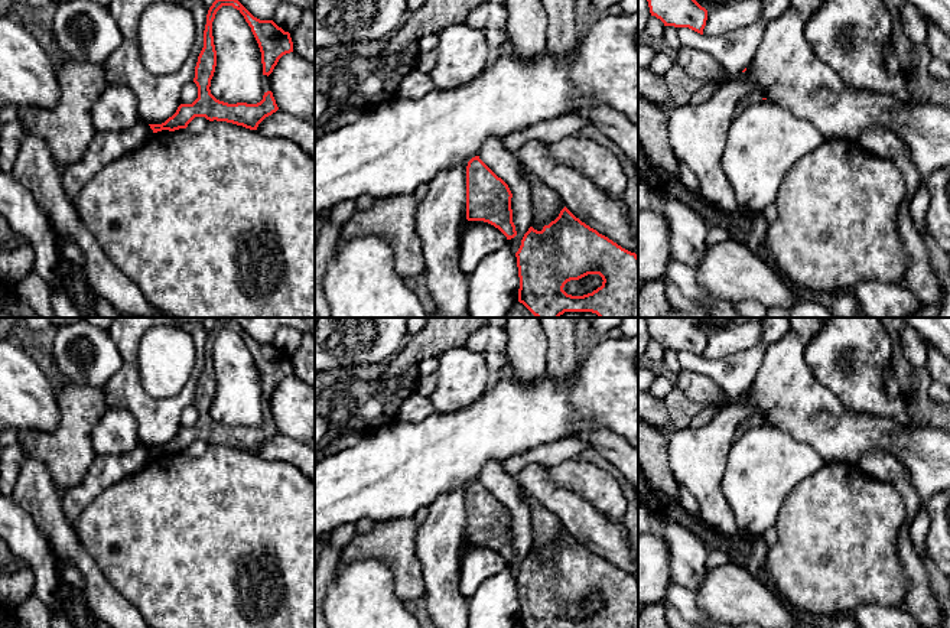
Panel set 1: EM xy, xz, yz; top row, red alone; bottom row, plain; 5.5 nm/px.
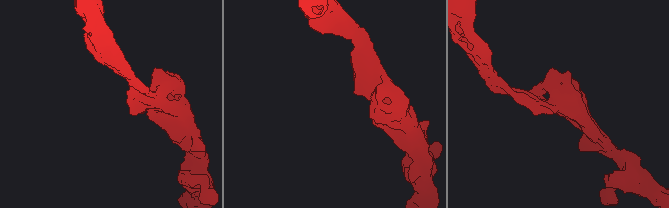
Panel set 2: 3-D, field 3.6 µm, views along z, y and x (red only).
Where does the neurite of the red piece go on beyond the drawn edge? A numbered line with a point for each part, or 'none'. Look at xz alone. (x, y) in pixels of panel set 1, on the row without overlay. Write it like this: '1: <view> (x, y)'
none

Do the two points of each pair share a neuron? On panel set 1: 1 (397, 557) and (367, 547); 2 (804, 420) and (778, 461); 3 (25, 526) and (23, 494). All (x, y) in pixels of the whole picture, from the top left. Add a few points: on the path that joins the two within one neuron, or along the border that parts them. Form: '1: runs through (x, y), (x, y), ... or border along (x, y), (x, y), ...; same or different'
1: runs through (390, 550), (387, 547), (374, 547); same
2: border along (767, 422), (807, 442), (822, 456); different
3: border along (15, 501), (46, 537); different

